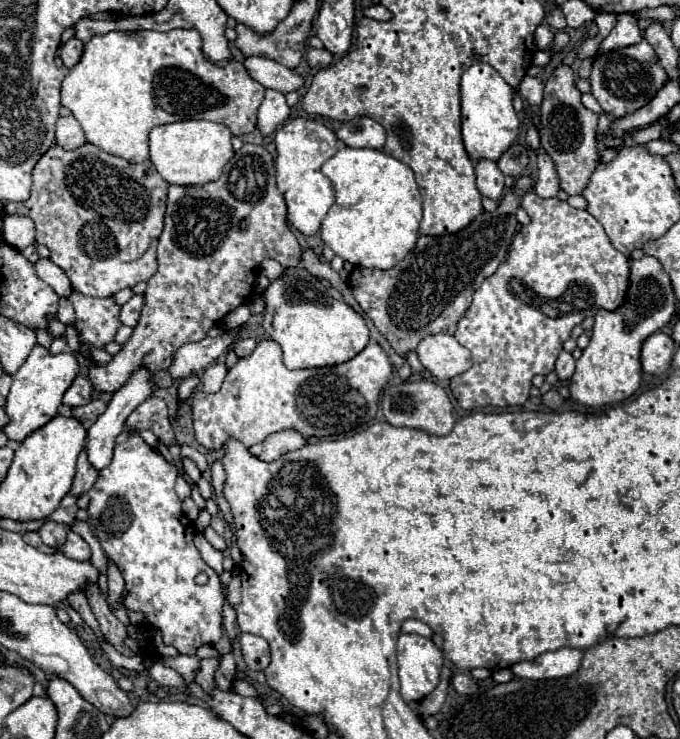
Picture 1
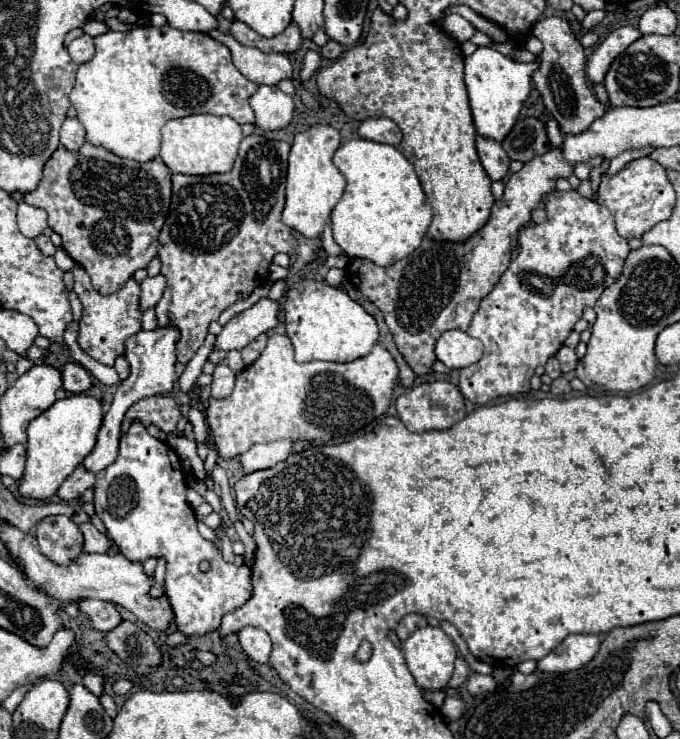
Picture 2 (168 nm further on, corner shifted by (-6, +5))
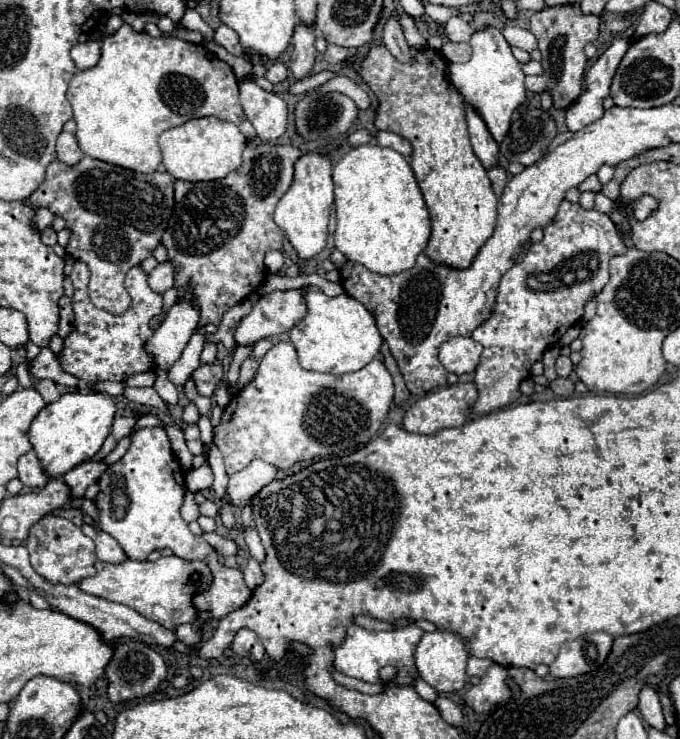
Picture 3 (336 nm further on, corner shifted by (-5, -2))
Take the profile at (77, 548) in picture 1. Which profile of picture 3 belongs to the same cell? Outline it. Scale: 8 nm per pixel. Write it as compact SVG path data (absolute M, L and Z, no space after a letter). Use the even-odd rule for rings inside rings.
M83 525L81 531L95 541L95 547L97 547L95 553L97 553L99 561L105 561L105 563L123 563L127 559L127 555L121 549L121 545L111 535L107 535L105 531L101 531L99 527Z

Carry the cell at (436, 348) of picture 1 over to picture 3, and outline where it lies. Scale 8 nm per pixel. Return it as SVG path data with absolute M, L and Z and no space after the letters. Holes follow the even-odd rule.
M451 337L441 345L439 361L443 367L455 375L473 373L479 357L481 357L483 345L473 341L471 337Z

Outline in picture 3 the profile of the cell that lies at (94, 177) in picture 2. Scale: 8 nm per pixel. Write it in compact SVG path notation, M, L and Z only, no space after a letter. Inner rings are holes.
M83 157L73 167L61 161L53 161L47 167L47 177L37 187L37 191L29 197L29 203L33 207L47 207L49 211L53 211L55 215L67 221L67 227L73 231L73 237L65 249L71 257L85 261L89 265L91 269L89 297L95 307L105 309L113 315L121 315L129 309L131 297L123 285L125 273L133 265L139 265L143 259L147 259L153 253L153 249L161 243L161 235L173 213L173 183L175 179L167 171L137 173L91 157Z

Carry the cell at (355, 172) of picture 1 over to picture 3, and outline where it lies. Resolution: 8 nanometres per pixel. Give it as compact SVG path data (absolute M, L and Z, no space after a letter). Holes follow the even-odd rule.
M359 145L333 167L333 183L337 205L335 247L349 261L361 263L379 275L411 269L417 255L427 247L431 217L409 161L389 147Z

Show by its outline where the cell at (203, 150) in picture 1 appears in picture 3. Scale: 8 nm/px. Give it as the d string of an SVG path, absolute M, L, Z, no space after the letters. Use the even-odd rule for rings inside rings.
M217 117L191 119L185 125L173 127L159 137L159 147L163 151L165 171L183 181L215 181L223 179L241 165L241 155L245 149L245 135L235 123L221 121Z

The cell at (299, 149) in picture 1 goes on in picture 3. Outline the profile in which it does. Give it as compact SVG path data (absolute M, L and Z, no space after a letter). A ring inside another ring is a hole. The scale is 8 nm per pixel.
M307 153L295 163L295 179L291 189L281 197L275 209L275 223L285 231L289 243L297 251L299 259L311 259L327 245L327 219L333 205L333 181L331 163L325 155Z

